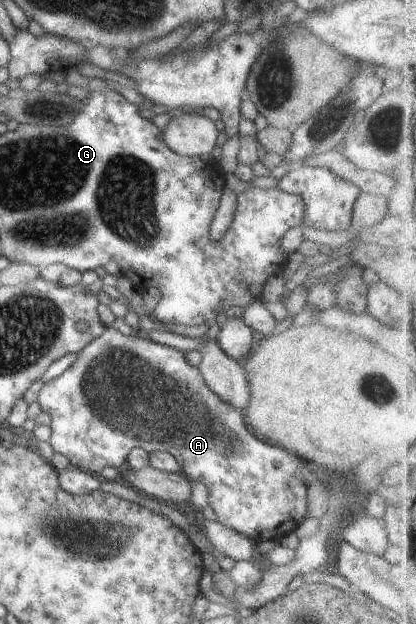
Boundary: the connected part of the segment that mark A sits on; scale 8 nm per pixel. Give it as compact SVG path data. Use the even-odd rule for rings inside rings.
M106 327L96 339L93 339L80 351L77 351L76 359L70 364L70 367L67 367L60 375L42 385L42 389L38 391L35 401L40 405L41 411L50 415L50 435L47 441L52 447L53 453L58 452L64 455L72 467L78 466L99 477L100 470L106 466L120 467L126 461L128 452L131 449L142 448L149 454L151 452L166 452L180 464L182 474L192 482L200 482L207 489L207 505L216 515L216 522L227 527L230 531L235 531L238 535L249 537L254 541L273 540L278 542L280 538L293 531L298 522L305 517L308 484L303 475L307 472L309 466L289 451L265 444L262 440L255 438L243 422L242 410L223 402L213 391L210 391L210 388L203 382L198 368L190 365L184 358L183 352L176 348L156 343L141 333L135 336L123 335L111 327Z

